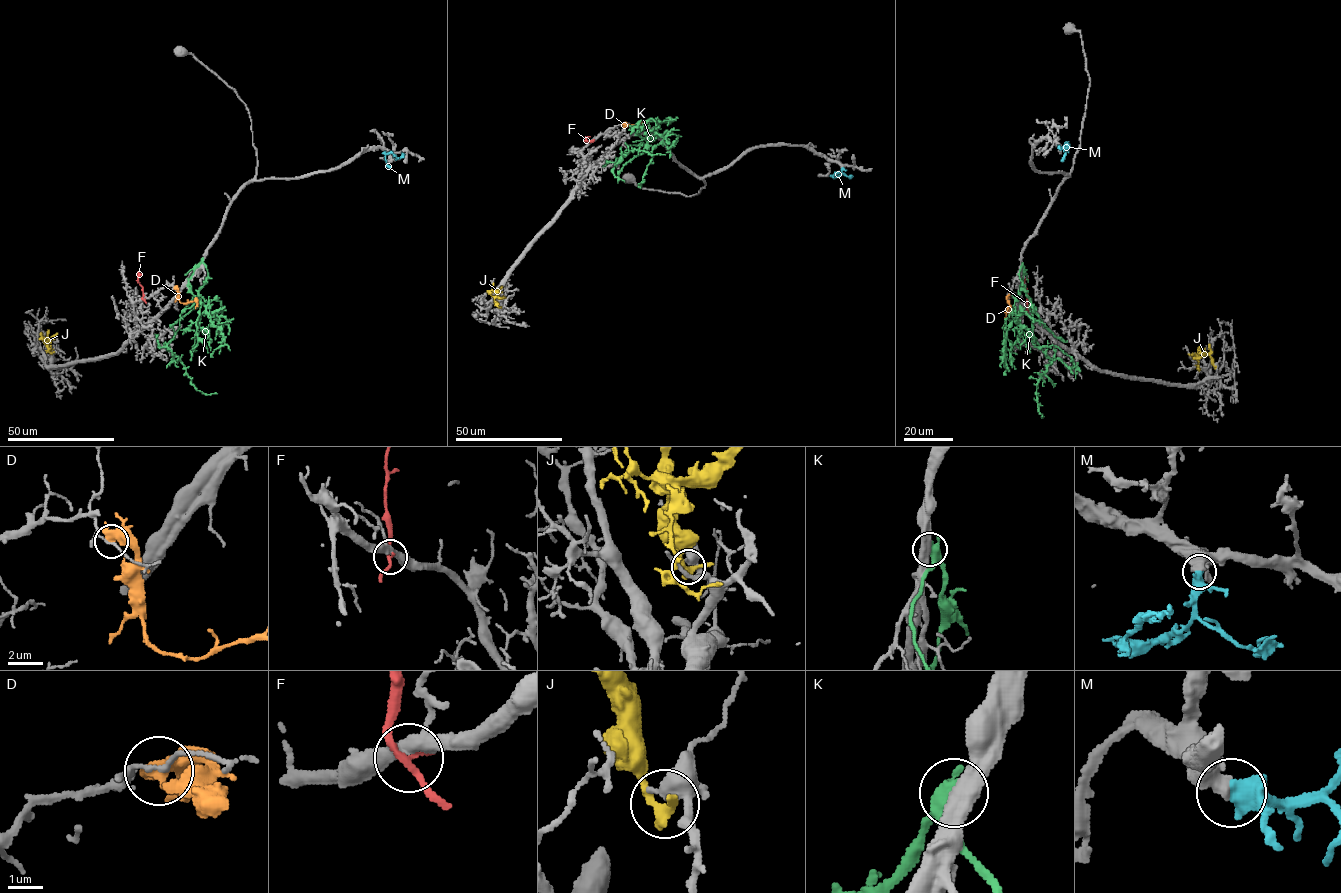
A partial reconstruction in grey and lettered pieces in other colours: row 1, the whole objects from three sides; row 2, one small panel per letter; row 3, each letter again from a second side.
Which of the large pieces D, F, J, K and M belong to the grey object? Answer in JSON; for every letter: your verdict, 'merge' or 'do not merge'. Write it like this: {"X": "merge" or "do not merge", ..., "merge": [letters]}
{"D": "do not merge", "F": "do not merge", "J": "do not merge", "K": "do not merge", "M": "merge", "merge": ["M"]}

